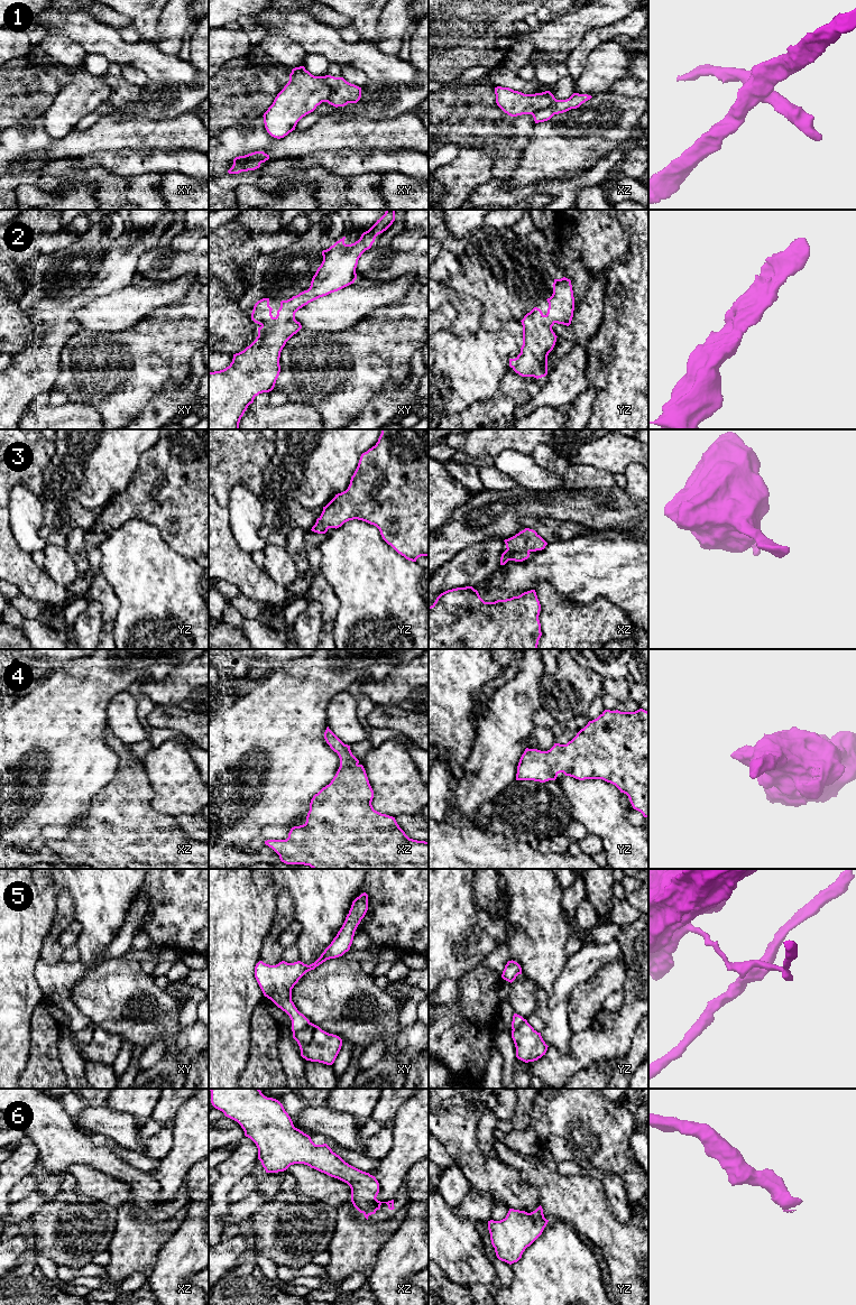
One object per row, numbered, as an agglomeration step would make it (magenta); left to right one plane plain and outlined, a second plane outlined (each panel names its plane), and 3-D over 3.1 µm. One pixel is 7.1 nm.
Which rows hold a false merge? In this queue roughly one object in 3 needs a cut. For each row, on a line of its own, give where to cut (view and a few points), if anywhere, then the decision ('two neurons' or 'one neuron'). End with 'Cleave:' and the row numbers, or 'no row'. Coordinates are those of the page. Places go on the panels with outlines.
1: xy (324, 76), (324, 81), (331, 90), (325, 101) | two neurons
2: no cut | one neuron
3: no cut | one neuron
4: no cut | one neuron
5: xy (309, 1021), (293, 1033) | two neurons
6: no cut | one neuron
Cleave: 1, 5

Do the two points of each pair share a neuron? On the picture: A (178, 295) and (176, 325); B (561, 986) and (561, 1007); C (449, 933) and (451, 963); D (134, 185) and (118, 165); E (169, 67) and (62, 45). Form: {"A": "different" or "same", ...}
{"A": "different", "B": "different", "C": "same", "D": "different", "E": "different"}

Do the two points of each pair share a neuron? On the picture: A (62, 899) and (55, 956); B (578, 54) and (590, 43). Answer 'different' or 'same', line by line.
A: same
B: same

